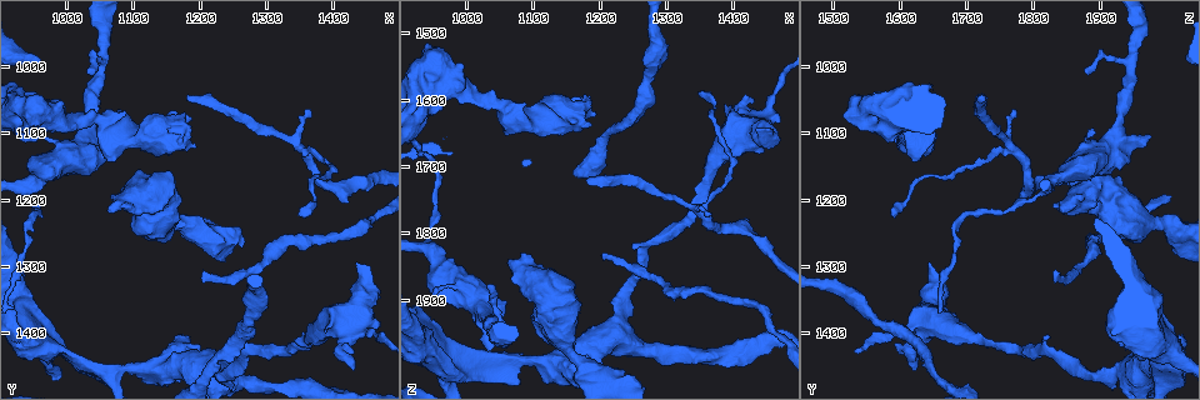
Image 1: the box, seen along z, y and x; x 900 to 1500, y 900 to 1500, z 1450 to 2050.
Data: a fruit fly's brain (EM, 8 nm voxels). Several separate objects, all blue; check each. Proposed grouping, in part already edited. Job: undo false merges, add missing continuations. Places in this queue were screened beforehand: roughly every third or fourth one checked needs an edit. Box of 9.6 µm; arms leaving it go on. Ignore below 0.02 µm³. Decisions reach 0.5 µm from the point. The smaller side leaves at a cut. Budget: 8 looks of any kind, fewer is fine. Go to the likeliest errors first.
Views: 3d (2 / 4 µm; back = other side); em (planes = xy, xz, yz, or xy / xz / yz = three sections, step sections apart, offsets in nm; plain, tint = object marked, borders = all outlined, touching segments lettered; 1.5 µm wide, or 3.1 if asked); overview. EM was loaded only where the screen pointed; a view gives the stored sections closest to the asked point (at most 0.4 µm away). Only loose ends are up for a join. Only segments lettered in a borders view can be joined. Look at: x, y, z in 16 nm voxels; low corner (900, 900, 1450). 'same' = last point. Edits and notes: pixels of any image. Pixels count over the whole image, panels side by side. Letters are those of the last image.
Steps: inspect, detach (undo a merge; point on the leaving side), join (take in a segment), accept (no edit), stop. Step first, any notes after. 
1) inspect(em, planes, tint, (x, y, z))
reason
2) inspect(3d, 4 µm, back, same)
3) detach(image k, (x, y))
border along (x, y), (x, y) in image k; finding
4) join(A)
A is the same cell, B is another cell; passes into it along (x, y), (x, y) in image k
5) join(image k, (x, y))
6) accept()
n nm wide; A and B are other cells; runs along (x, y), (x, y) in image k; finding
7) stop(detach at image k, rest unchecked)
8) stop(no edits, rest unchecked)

inspect(3d, 4 µm, (1415, 1425, 1620))

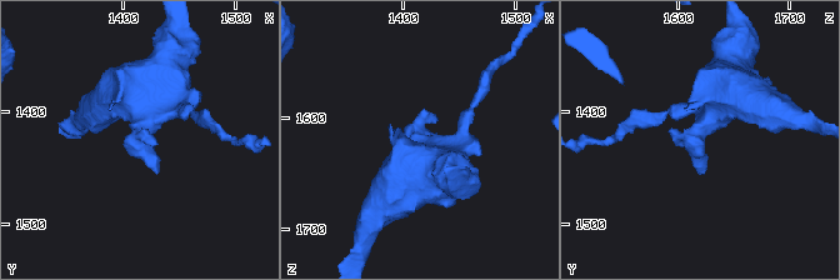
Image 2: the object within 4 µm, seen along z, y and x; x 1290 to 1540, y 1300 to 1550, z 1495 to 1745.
inspect(em, xz, step 4, tint, (1418, 1424, 1616))
now the EM

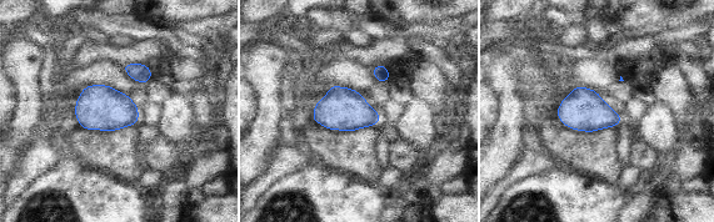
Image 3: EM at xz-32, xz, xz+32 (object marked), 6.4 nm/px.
inspect(em, planes, borders, same)

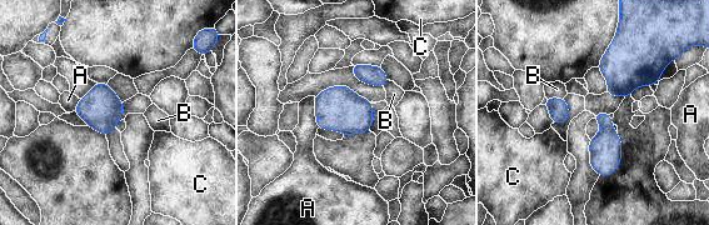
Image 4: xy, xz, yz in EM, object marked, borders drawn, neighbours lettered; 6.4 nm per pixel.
accept()
90 nm wide; A, B and C are other cells; border along (545, 96), (563, 99) in image 4; all the same cell

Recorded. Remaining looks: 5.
inspect(em, planes, borders, (1185, 1045, 1725))
end of a long branch

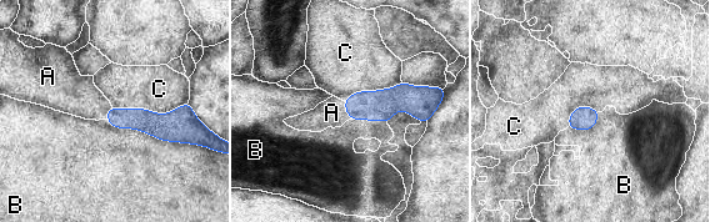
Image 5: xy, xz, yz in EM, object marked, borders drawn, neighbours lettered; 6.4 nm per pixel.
join(A)
B touches over 600 nm; A is the same cell, B and C are other cells; passes into it along (381, 105), (345, 109), (331, 112) in image 5; it goes on there

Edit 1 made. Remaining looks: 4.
inspect(overview)
redraw

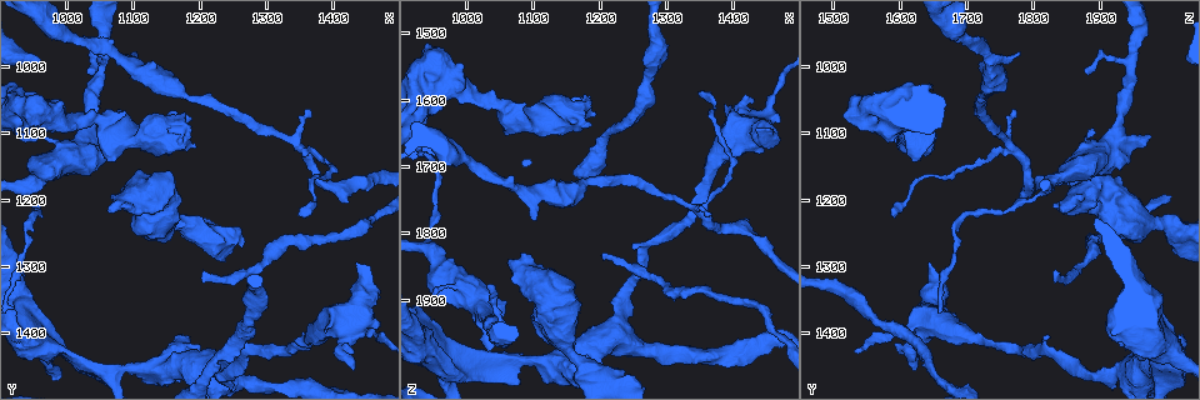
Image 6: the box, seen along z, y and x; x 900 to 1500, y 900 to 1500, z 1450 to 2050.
inspect(em, planes, borders, (1255, 1410, 1820))
branch stops here

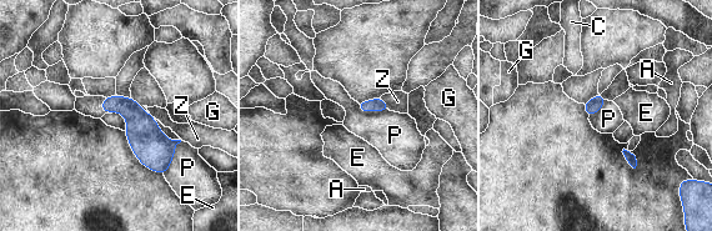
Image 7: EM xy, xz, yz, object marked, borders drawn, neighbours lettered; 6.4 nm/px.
accept()
A, C, E, G, P and Z are other cells; border along (153, 117), (180, 141), (164, 174) in image 7; no lettered segment goes on from it

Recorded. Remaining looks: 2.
stop(join at image 5, rest unchecked)

